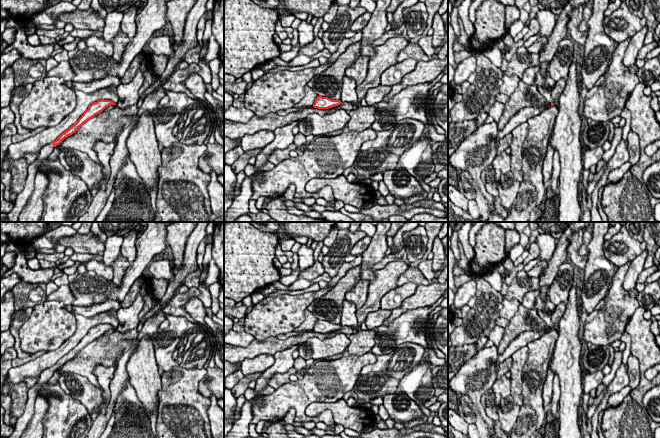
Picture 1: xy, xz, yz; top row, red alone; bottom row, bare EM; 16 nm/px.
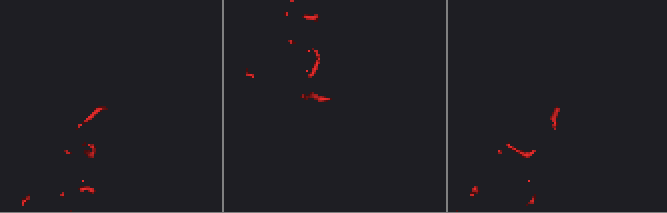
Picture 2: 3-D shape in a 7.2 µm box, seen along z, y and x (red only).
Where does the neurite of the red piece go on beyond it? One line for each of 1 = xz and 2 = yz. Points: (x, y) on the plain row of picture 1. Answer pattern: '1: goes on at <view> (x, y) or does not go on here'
1: does not go on here
2: does not go on here

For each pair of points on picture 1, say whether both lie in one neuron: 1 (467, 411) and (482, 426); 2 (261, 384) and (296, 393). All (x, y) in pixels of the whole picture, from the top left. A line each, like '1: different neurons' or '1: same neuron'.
1: same neuron
2: different neurons

